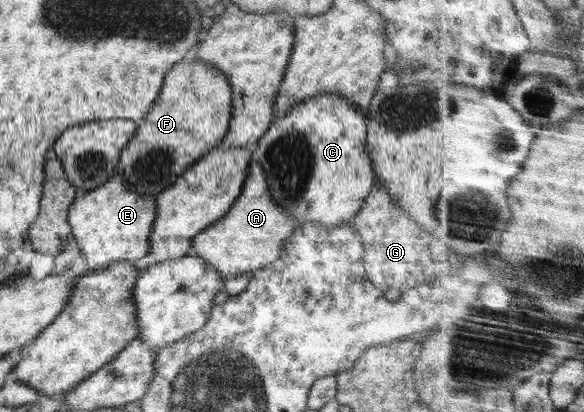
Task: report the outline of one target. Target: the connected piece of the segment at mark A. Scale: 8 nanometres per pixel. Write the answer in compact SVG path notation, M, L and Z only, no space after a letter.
M252 161L247 171L241 193L231 208L219 220L202 229L190 244L191 252L202 257L220 273L223 281L240 273L250 274L279 259L281 244L299 226L271 197L265 173L257 161Z

